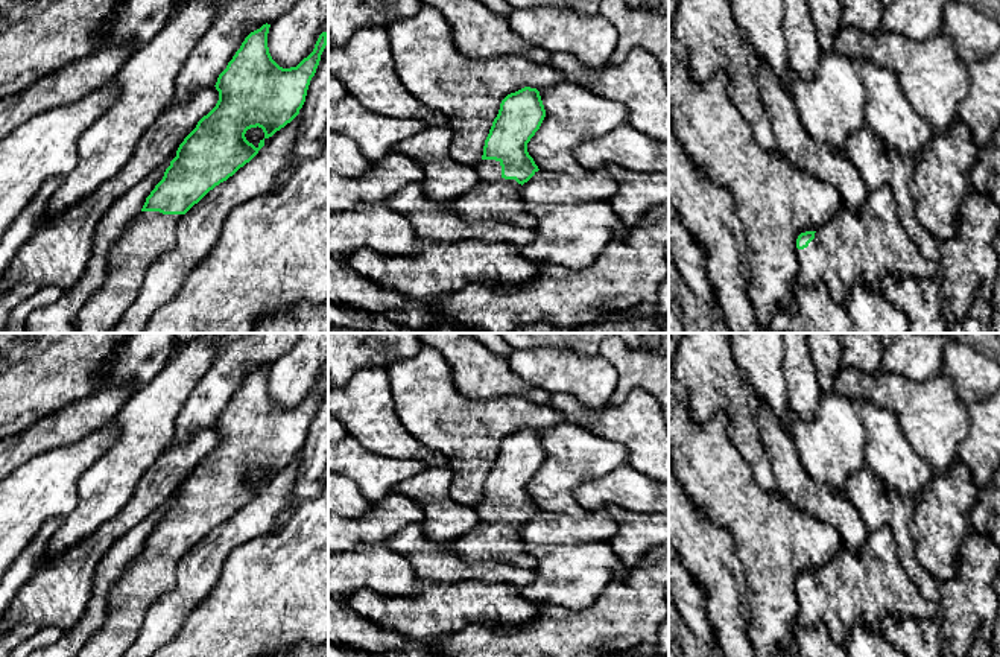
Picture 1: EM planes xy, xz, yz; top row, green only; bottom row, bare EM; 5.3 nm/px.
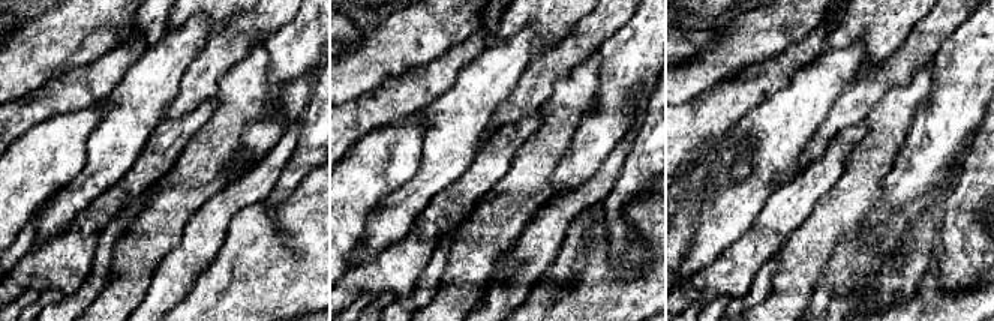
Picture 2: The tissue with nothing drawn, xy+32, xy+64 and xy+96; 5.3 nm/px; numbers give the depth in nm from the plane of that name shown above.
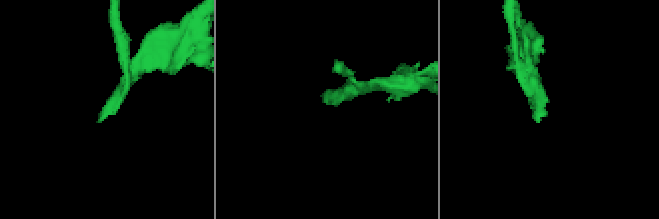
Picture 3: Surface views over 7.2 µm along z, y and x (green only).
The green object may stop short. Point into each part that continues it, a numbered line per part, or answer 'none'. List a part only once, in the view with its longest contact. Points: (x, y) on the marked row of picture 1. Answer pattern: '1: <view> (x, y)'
1: xz (493, 198)

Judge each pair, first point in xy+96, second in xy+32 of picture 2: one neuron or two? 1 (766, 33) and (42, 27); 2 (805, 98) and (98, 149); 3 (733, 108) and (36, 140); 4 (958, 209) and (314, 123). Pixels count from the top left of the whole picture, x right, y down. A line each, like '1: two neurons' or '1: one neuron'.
1: one neuron
2: one neuron
3: two neurons
4: one neuron

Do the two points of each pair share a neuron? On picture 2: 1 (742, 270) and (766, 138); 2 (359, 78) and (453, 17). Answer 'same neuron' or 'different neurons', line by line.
1: different neurons
2: same neuron

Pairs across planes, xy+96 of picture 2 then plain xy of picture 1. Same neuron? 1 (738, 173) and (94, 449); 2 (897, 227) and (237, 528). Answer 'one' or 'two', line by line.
1: one
2: one

